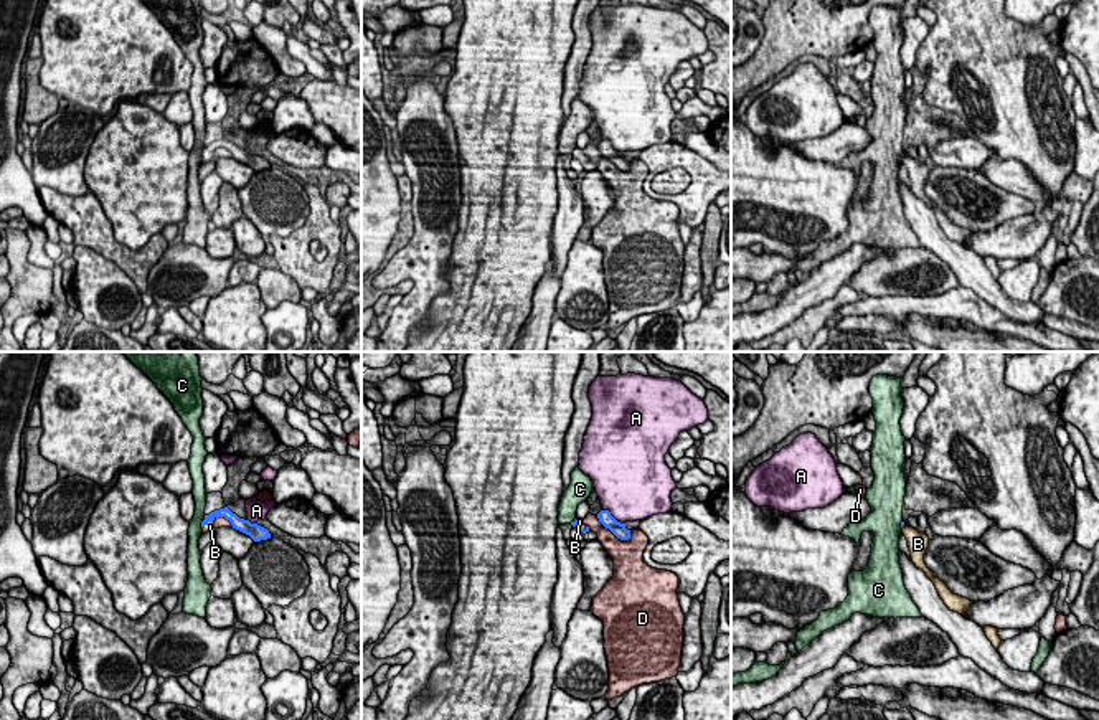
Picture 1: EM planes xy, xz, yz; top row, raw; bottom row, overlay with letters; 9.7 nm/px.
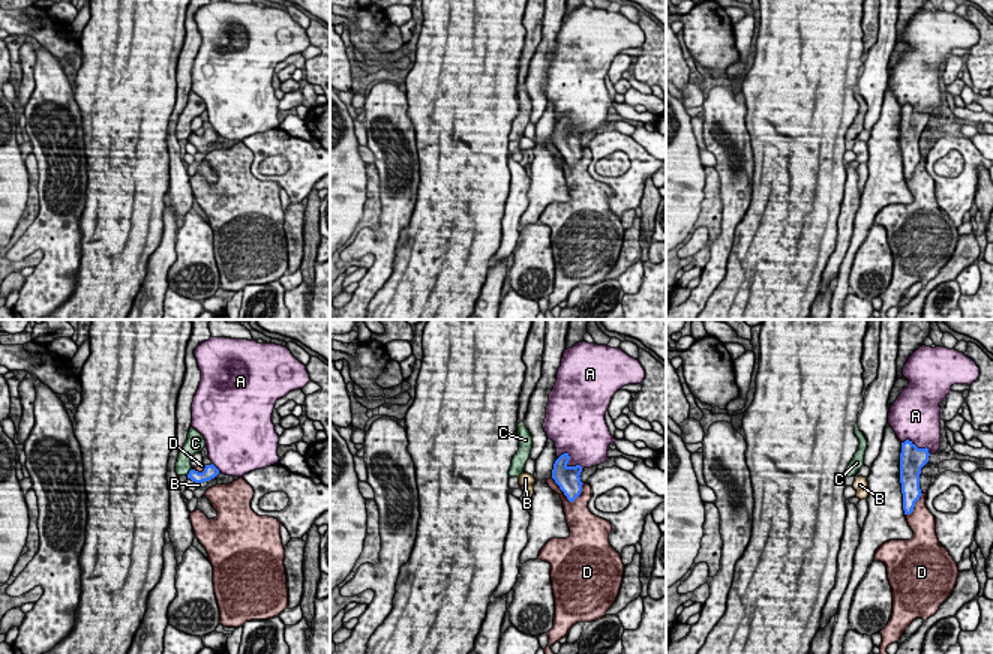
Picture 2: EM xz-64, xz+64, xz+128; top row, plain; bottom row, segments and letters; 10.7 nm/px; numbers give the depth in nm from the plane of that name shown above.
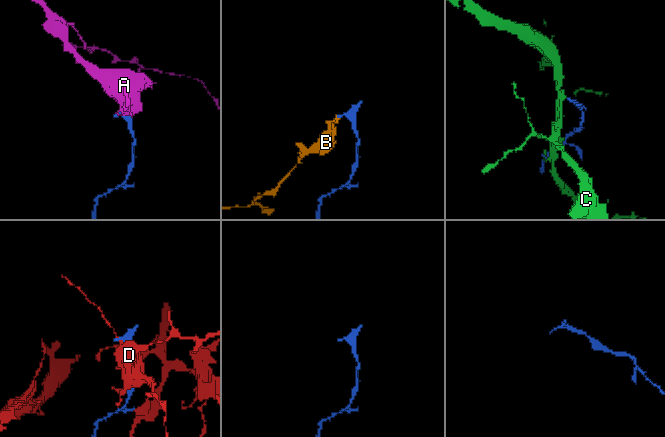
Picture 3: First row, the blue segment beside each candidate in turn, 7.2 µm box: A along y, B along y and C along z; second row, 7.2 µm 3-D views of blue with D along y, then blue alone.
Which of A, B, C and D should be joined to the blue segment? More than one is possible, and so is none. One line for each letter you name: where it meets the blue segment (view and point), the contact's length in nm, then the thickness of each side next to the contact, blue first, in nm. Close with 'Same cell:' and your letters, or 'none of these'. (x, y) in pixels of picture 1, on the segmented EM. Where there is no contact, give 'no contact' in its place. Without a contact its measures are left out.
B: contact xz (580, 525); length 200 nm; calibres 60 and 60 nm
Same cell: B

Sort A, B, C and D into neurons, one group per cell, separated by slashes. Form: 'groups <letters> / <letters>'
groups A / B / C / D

